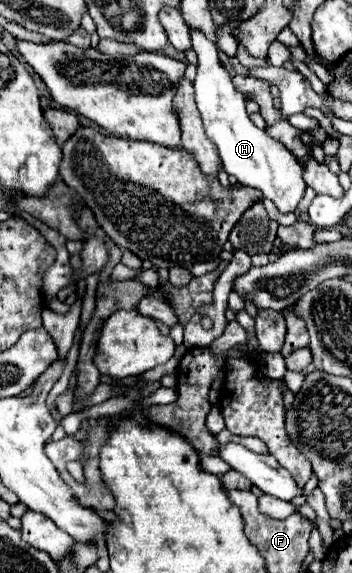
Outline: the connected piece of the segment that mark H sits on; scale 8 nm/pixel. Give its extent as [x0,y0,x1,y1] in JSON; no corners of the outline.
[192,32,306,214]

